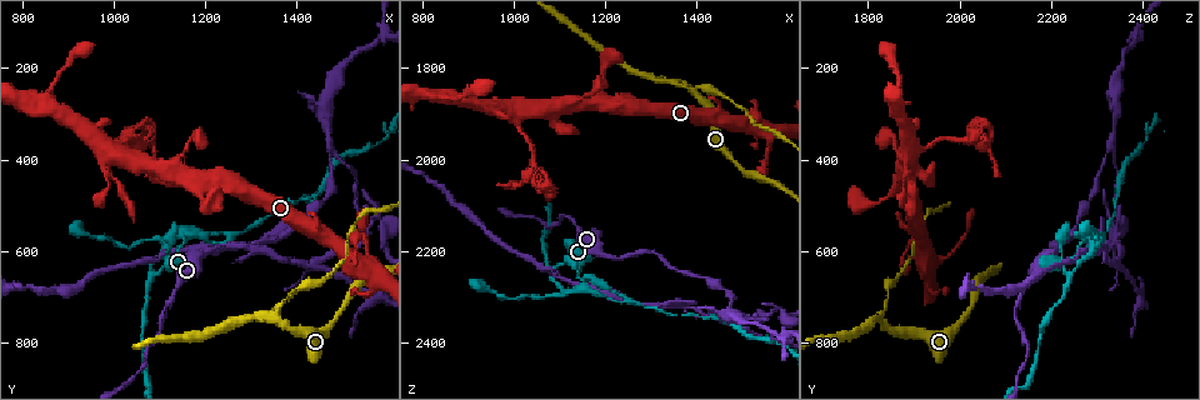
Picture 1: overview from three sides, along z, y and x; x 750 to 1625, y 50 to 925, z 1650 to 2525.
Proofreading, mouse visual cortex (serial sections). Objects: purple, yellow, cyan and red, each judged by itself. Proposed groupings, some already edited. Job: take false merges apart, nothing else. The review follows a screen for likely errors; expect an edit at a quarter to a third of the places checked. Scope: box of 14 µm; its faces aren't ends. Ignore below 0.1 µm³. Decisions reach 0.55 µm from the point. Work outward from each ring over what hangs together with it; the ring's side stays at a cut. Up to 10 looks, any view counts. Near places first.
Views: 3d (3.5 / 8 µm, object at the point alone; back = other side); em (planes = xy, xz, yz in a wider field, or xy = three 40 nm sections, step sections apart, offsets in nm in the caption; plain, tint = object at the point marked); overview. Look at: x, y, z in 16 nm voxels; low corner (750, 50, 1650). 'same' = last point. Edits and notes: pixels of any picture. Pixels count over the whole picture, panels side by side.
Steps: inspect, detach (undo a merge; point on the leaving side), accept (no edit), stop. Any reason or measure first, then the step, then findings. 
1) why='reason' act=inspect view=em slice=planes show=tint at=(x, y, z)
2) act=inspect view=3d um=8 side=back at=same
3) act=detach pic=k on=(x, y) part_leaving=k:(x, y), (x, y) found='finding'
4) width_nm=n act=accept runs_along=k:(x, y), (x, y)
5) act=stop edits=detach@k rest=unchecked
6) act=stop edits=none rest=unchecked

why='two arms in line, one across' act=inspect view=3d um=3.5 at=(1100, 580, 2300)

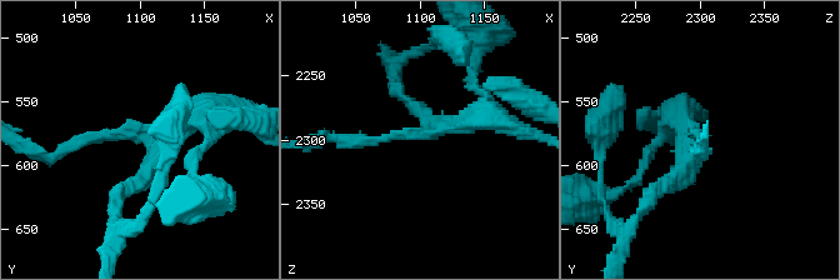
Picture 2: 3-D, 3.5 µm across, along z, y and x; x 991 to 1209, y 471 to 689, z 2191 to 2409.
arms=3 arm_widths_nm=150,200,250 act=inspect view=em slice=xy step=3 show=tint at=(1104, 574, 2296)

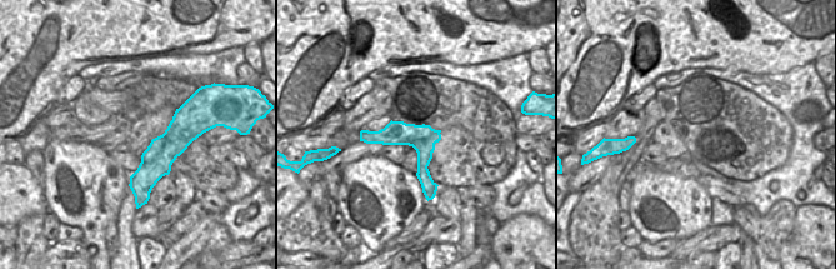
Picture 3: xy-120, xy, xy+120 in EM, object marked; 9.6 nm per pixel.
width_nm=260 act=detach pic=2 on=(99, 139) part_leaving=2:(146, 131), (93, 135), (50, 158), (39, 150) found='a second cell is stuck on'

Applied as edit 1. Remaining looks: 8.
why='calibre changes' act=inspect view=3d um=3.5 at=(1130, 685, 2130)

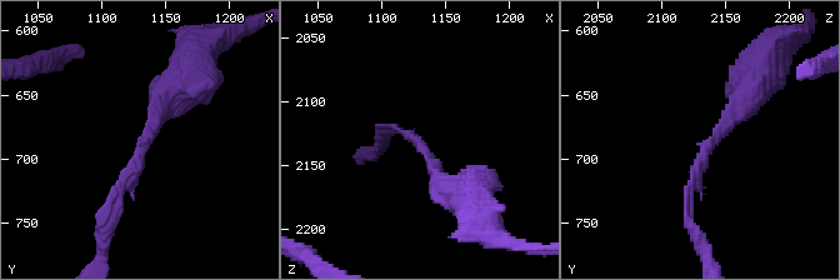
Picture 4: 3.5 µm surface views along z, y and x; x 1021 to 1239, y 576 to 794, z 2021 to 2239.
act=inspect view=em slice=xy step=3 show=plain at=(1132, 692, 2136)

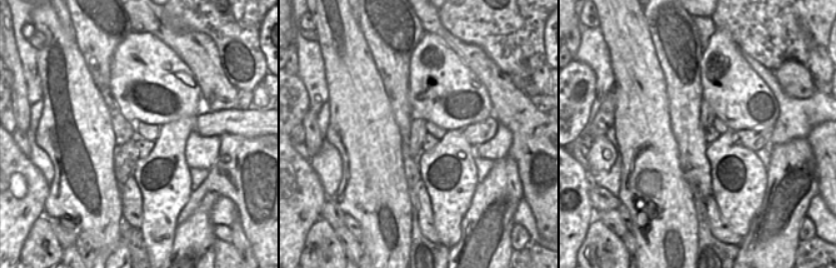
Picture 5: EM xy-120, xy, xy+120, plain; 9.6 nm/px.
act=inspect view=em slice=xy step=3 show=tint at=same

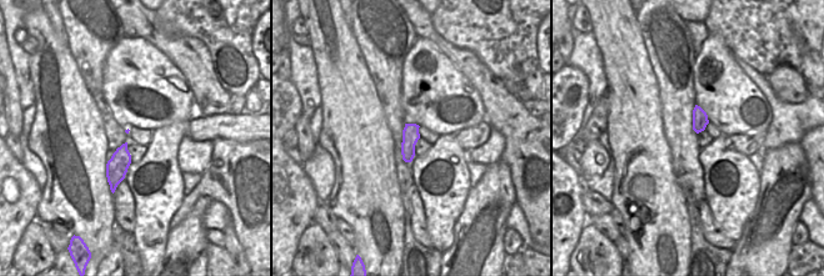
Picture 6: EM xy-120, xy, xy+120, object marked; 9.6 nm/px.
act=accept found='one cell here'

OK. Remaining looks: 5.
why='three arms meet' act=inspect view=3d um=3.5 at=(1355, 740, 1830)

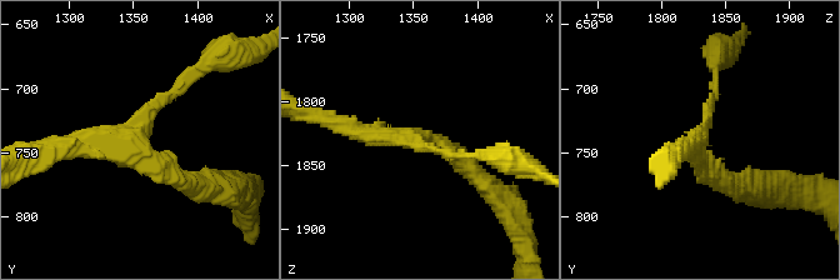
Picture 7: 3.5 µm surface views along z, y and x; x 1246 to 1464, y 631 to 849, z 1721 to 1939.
arms=3 arm_widths_nm=100,250,250 act=inspect view=em slice=planes show=tint at=(1356, 746, 1828)

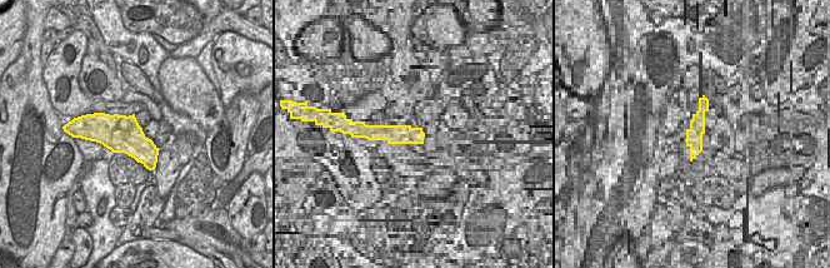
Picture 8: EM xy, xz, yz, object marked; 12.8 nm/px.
why='cut it another way' act=inspect view=em slice=xy step=3 show=tint at=same

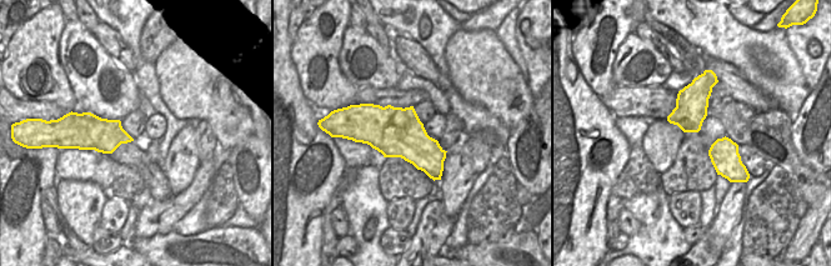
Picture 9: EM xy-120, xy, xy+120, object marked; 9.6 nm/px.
act=accept runs_along=7:(480, 180), (430, 138), (338, 121) found='one cell here'

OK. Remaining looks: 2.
why='sharp bend' act=inspect view=3d um=8 at=(1070, 365, 2065)

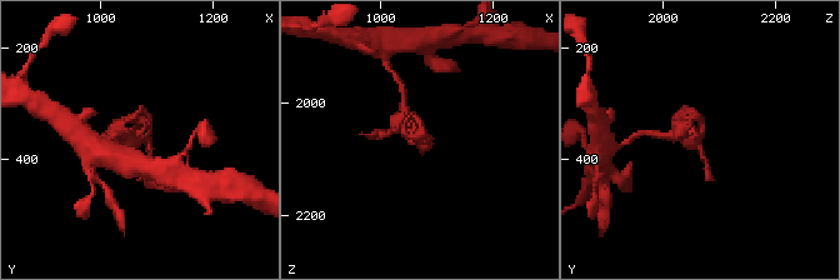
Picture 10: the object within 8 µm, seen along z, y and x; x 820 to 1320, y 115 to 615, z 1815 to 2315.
why='shape alone is not enough' act=inspect view=em slice=xy step=1 show=tint at=(1070, 360, 2065)

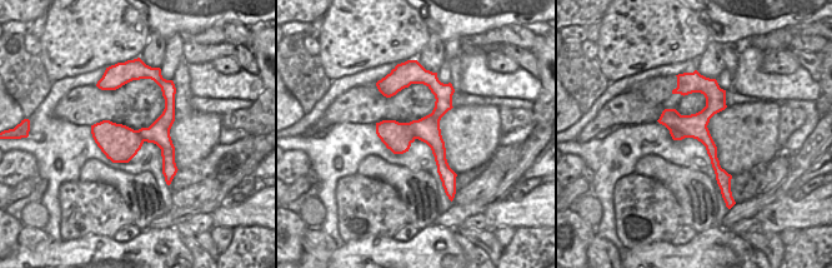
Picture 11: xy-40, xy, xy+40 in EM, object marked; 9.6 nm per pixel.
width_nm=280 act=accept runs_along=11:(688, 80), (710, 97), (702, 134), (721, 182) found='one cell here'

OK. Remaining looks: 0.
act=stop edits=detach@2 rest=unchecked

